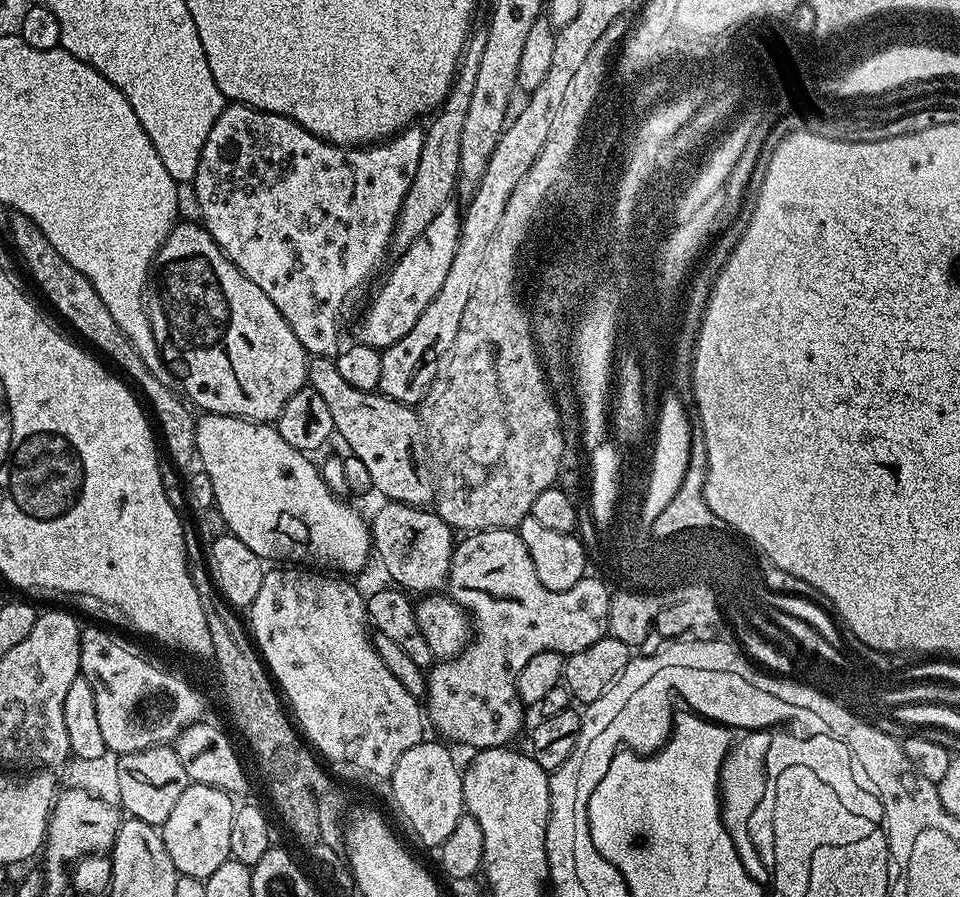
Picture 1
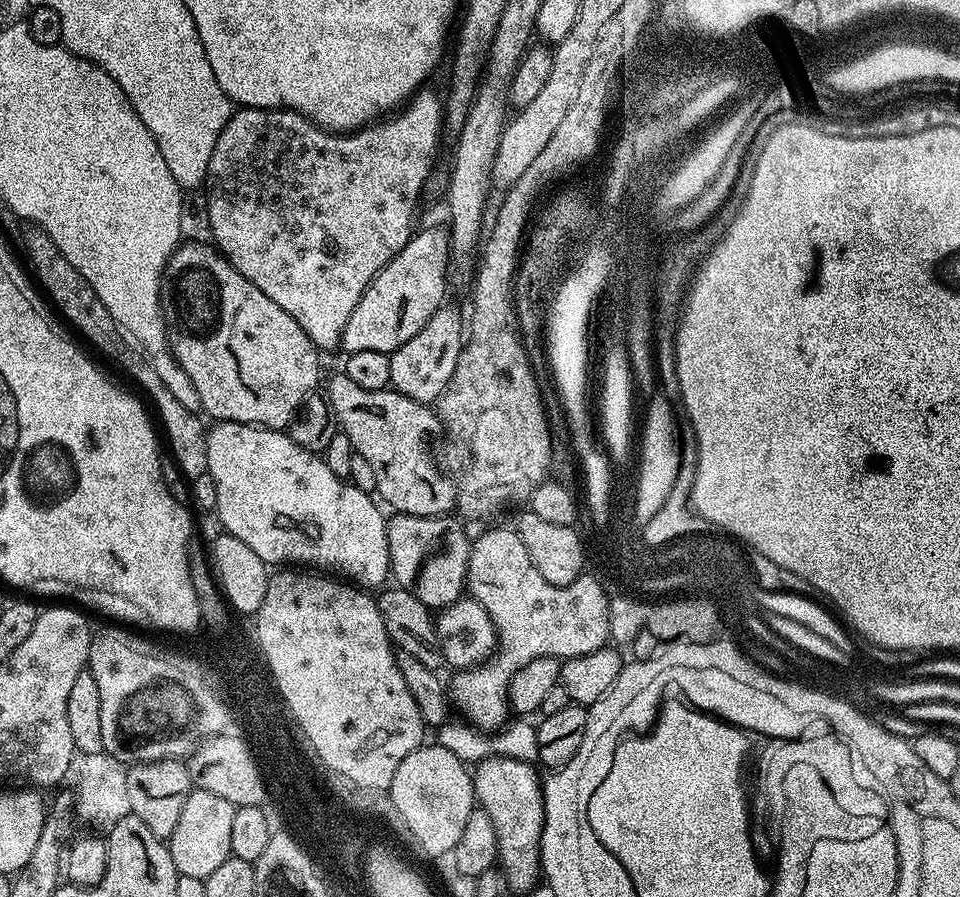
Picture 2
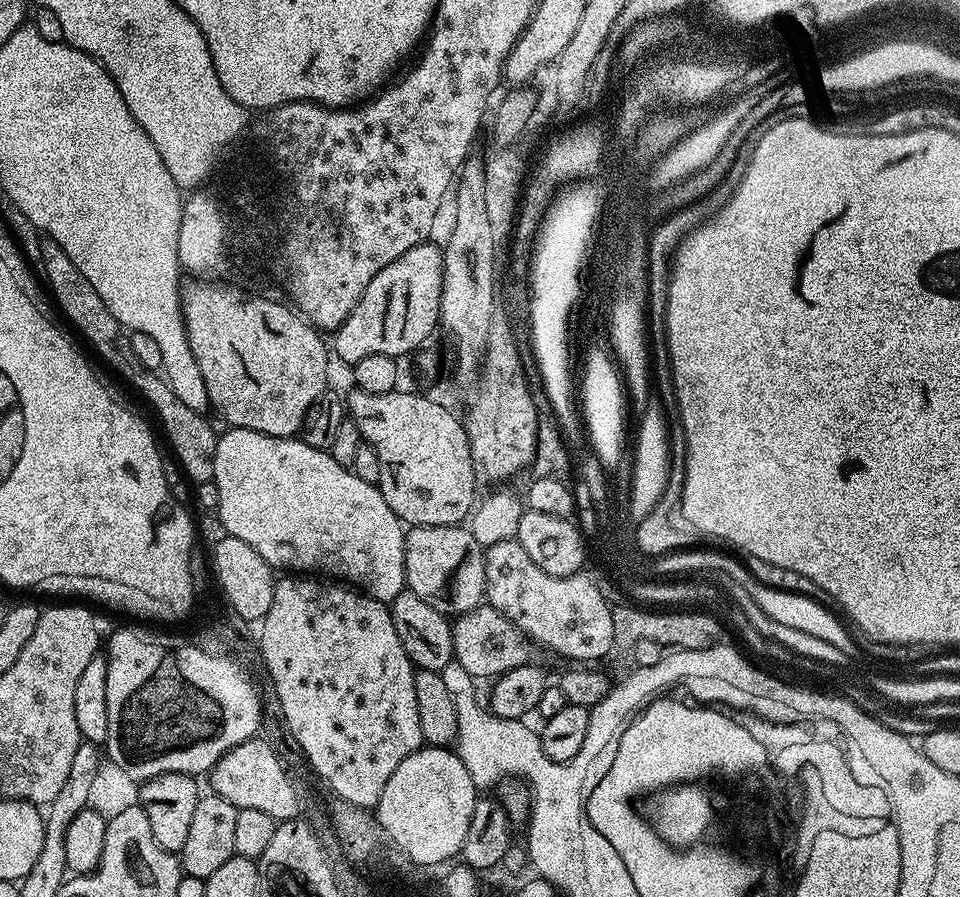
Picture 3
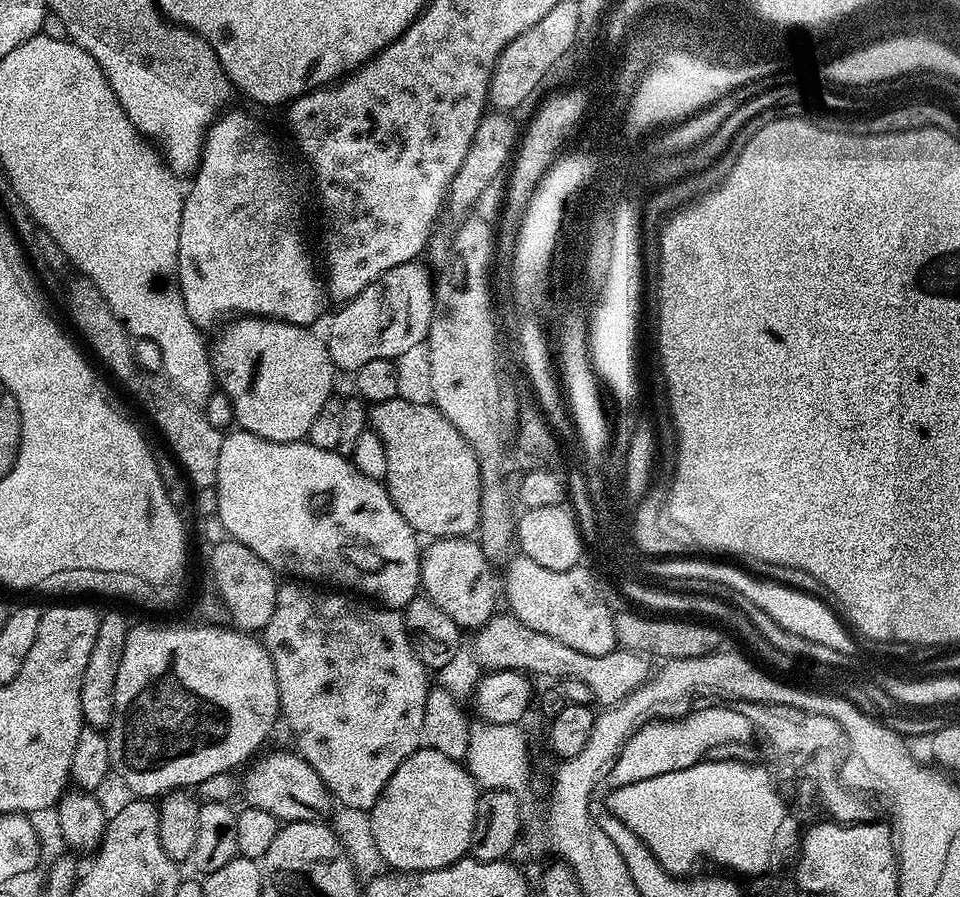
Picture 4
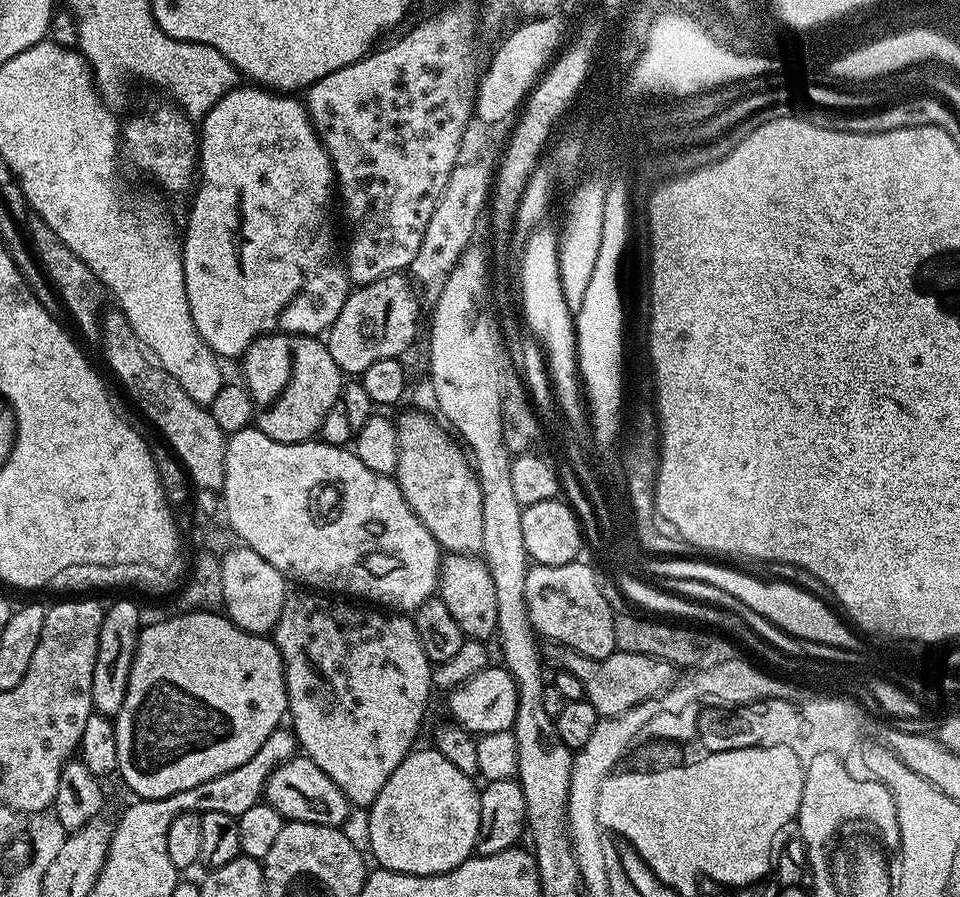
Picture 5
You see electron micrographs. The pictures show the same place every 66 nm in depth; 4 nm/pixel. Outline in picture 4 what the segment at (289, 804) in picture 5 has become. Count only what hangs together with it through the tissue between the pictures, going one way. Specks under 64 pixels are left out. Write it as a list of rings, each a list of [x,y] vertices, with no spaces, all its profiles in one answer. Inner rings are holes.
[[[292,750],[289,752],[272,752],[269,756],[263,756],[261,755],[247,769],[249,772],[245,774],[244,780],[242,776],[243,803],[247,807],[266,810],[266,814],[274,814],[276,820],[289,824],[299,820],[320,822],[325,819],[324,815],[328,811],[330,811],[329,813],[333,811],[332,795],[328,792],[328,787],[322,782],[322,778],[318,778],[318,774],[314,770],[314,766],[310,766],[310,762],[306,762]]]

